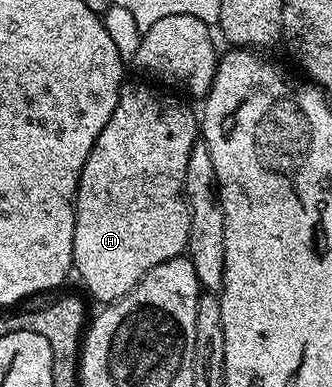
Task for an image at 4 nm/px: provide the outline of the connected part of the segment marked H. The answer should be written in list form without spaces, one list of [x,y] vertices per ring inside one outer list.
[[[124,84],[119,91],[119,102],[101,135],[97,135],[97,143],[93,143],[93,151],[89,151],[89,159],[85,159],[85,167],[79,176],[79,186],[75,192],[75,230],[73,231],[73,269],[83,280],[83,285],[99,300],[99,303],[120,301],[132,287],[140,281],[157,263],[165,263],[169,259],[180,256],[187,248],[187,236],[191,230],[191,213],[187,209],[187,198],[183,191],[185,183],[185,167],[189,167],[189,151],[193,151],[197,140],[197,113],[187,105],[182,105],[170,92],[162,88],[150,89],[147,85]]]

